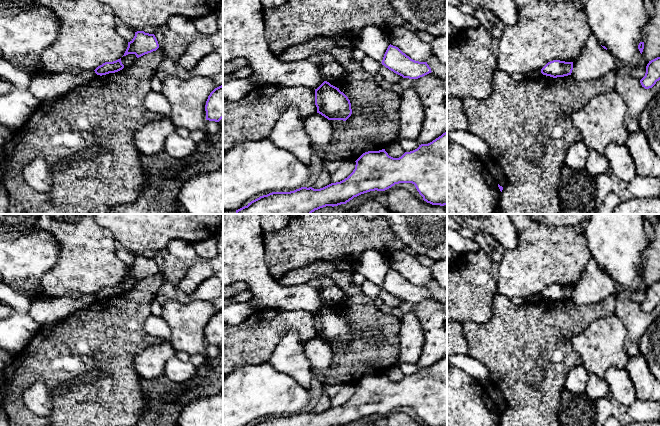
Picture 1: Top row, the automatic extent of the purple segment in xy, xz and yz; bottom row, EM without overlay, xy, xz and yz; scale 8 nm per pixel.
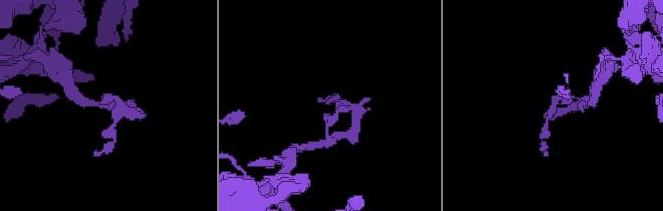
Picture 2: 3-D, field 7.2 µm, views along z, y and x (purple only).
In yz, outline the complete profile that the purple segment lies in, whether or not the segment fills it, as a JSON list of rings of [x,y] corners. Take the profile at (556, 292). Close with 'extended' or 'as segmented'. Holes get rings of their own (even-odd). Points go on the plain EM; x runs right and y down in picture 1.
[[[553,284],[548,286],[542,293],[541,297],[553,302],[571,299],[573,294],[573,286],[565,286]]]; as segmented

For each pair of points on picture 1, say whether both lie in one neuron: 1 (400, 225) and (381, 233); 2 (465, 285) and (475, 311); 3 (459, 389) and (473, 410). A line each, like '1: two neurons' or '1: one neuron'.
1: two neurons
2: one neuron
3: one neuron

